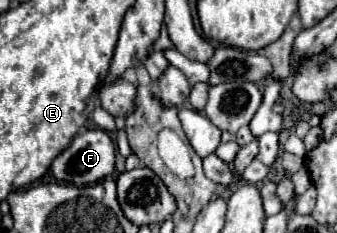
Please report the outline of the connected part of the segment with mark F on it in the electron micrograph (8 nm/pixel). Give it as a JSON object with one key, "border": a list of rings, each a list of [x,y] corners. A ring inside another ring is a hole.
{"border":[[[99,128],[87,130],[79,136],[75,136],[73,142],[69,144],[69,148],[65,148],[51,164],[51,172],[55,174],[55,178],[59,182],[67,182],[67,184],[73,184],[77,188],[99,182],[101,178],[111,174],[113,168],[115,168],[115,144],[109,138],[109,134],[105,130],[99,130]]]}

